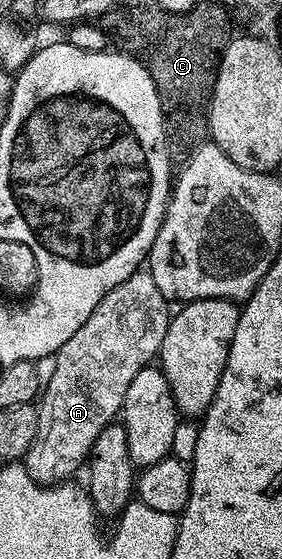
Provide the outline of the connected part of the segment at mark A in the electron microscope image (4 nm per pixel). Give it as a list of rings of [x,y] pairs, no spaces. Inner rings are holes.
[[[138,270],[110,290],[103,302],[99,302],[99,306],[91,310],[91,318],[87,318],[87,322],[83,322],[83,326],[79,326],[79,330],[75,330],[71,338],[67,338],[65,345],[57,351],[57,369],[55,374],[51,374],[51,382],[43,385],[43,395],[36,405],[39,430],[23,461],[37,484],[64,484],[70,478],[76,477],[73,475],[80,468],[82,471],[95,438],[99,438],[105,427],[122,415],[124,399],[135,374],[150,367],[158,359],[170,315],[170,301],[163,294],[159,294],[155,278],[151,278],[148,270]]]

